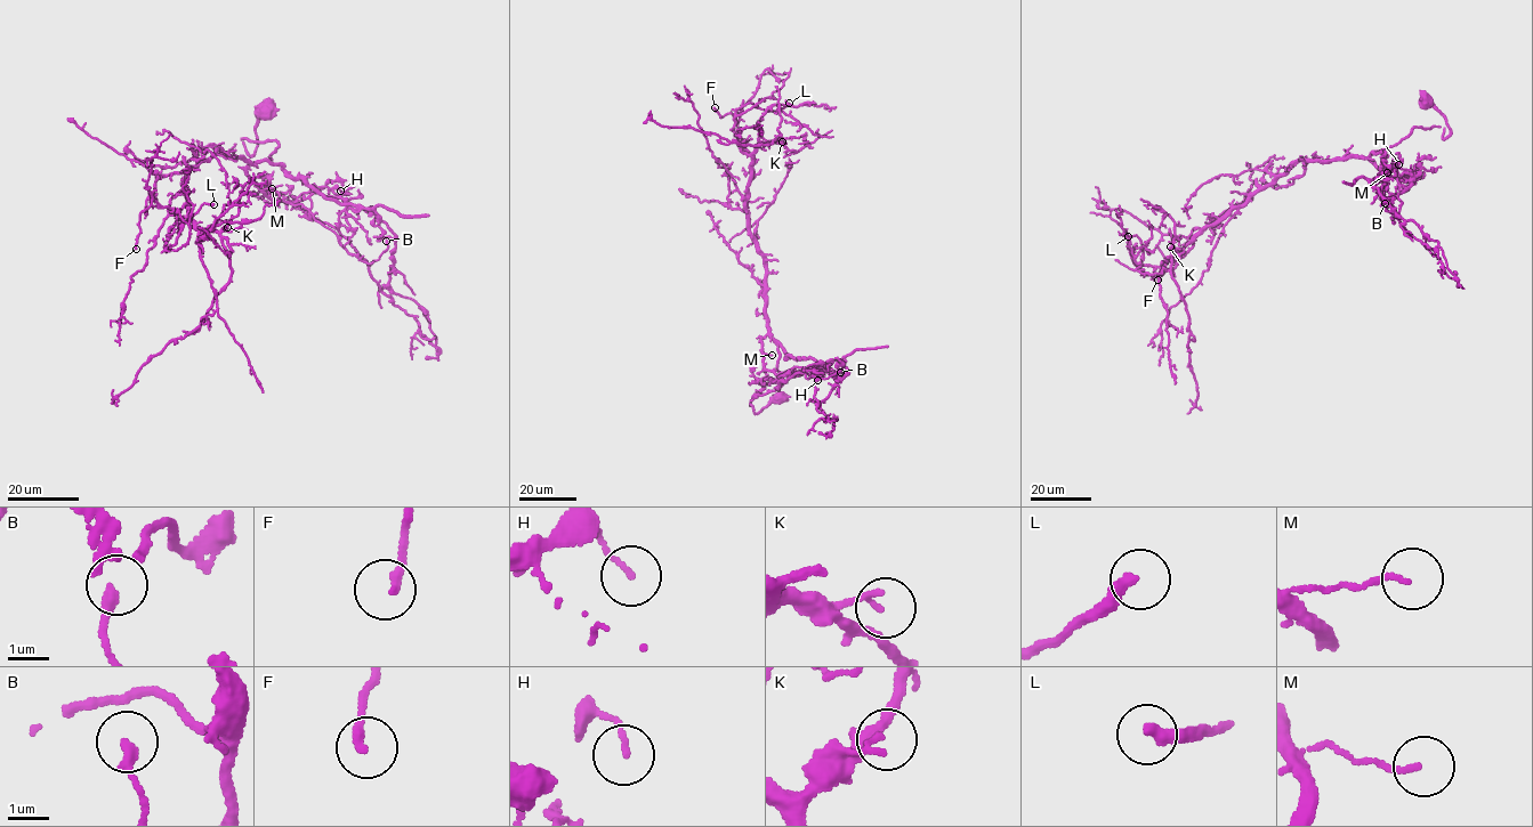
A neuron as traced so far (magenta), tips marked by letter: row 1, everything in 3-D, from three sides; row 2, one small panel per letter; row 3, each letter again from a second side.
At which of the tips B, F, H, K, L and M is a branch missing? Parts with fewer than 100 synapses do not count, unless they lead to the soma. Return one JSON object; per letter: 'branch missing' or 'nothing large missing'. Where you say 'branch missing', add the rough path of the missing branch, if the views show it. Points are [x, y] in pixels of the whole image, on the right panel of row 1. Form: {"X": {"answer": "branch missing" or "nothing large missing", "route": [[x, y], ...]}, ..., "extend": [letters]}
{"B": {"answer": "nothing large missing"}, "F": {"answer": "nothing large missing"}, "H": {"answer": "nothing large missing"}, "K": {"answer": "nothing large missing"}, "L": {"answer": "nothing large missing"}, "M": {"answer": "nothing large missing"}, "extend": []}

